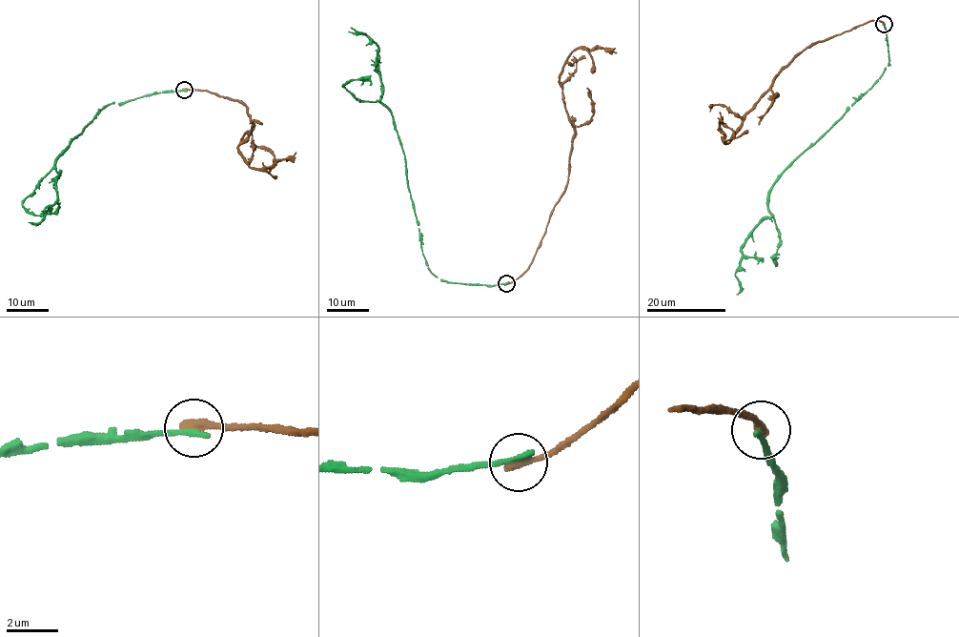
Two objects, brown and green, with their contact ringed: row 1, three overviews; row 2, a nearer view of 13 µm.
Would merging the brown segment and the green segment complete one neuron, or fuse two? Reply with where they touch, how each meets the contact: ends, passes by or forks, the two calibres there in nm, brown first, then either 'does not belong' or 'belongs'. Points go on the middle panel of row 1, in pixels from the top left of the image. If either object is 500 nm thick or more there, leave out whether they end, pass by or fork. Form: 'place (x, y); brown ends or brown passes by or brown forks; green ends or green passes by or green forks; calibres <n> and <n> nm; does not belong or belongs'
place (506, 283); brown ends; green ends; calibres 400 and 240 nm; does not belong

